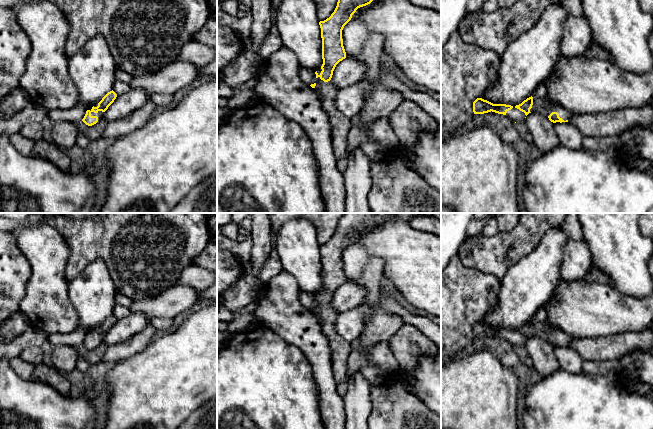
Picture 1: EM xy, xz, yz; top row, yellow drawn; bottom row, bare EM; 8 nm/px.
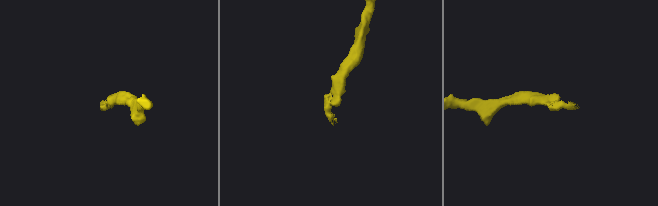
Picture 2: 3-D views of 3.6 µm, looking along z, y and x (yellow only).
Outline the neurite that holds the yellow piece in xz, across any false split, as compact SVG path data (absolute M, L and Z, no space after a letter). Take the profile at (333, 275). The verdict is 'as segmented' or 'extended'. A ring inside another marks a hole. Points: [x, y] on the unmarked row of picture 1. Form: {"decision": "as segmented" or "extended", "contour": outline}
{"decision": "extended", "contour": "M346 213L339 221L337 230L329 242L320 245L323 288L315 298L317 305L310 310L318 316L330 349L333 376L337 383L345 380L348 358L351 352L349 341L344 340L336 331L337 313L330 306L336 289L346 282L342 254L360 231L370 228L381 213Z"}

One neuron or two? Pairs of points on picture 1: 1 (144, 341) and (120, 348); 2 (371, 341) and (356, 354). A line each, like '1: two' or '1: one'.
1: one
2: two

